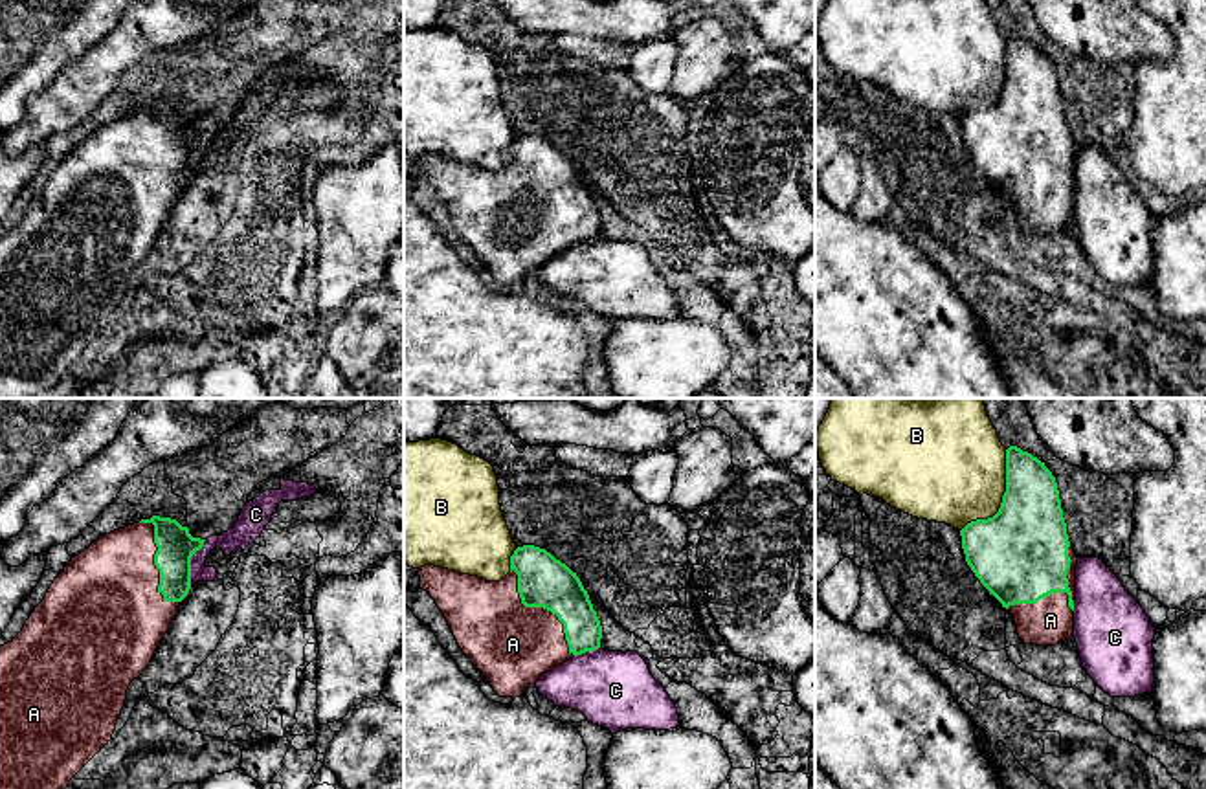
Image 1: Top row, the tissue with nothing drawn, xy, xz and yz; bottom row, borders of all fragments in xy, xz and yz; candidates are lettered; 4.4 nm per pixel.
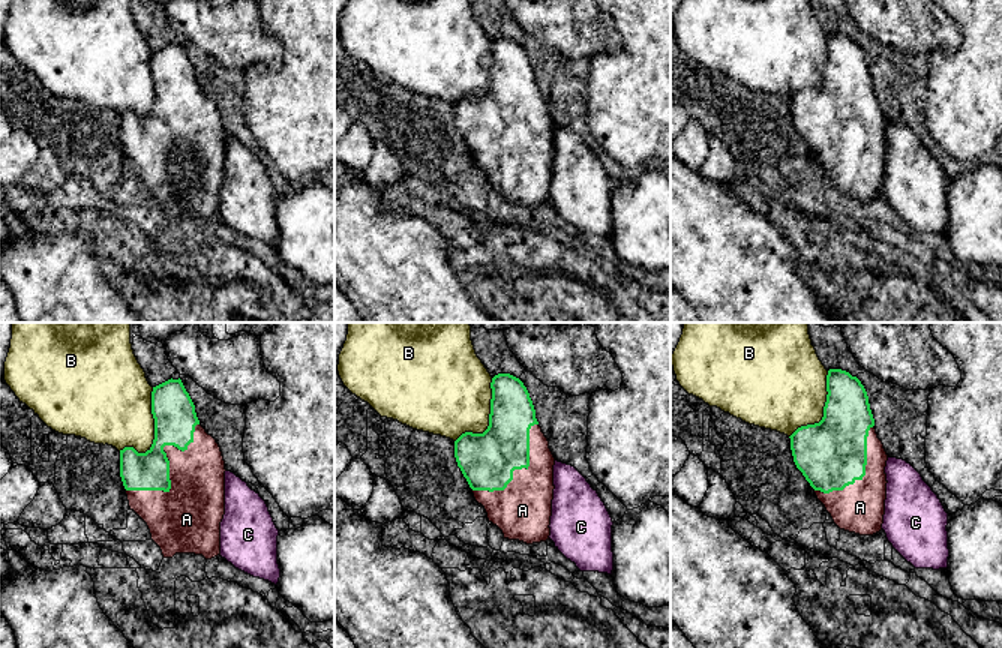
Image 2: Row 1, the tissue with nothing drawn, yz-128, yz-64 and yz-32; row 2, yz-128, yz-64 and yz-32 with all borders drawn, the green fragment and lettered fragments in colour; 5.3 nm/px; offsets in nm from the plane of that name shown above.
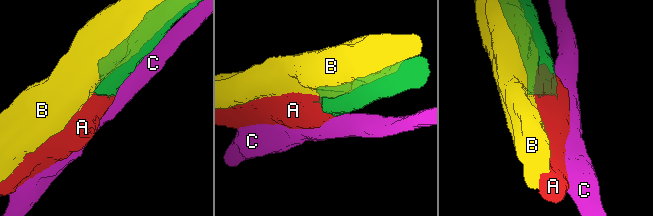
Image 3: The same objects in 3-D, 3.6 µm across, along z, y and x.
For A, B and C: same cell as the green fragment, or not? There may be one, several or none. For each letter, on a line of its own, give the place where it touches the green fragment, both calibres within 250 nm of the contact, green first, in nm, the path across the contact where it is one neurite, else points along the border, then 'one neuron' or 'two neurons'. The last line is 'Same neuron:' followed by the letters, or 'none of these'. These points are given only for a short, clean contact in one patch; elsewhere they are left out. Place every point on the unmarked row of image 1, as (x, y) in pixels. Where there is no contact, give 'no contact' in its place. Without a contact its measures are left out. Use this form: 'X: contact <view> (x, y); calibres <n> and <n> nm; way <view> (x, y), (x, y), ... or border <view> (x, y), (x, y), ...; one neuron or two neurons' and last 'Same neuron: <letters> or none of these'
A: contact yz (1061, 180); calibres 420 and 200 nm; one neuron
B: contact yz (1003, 88); calibres 400 and 460 nm; two neurons
C: contact xy (189, 151); calibres 160 and 110 nm; border xy (206, 129), (191, 147), (189, 173); two neurons
Same neuron: A

